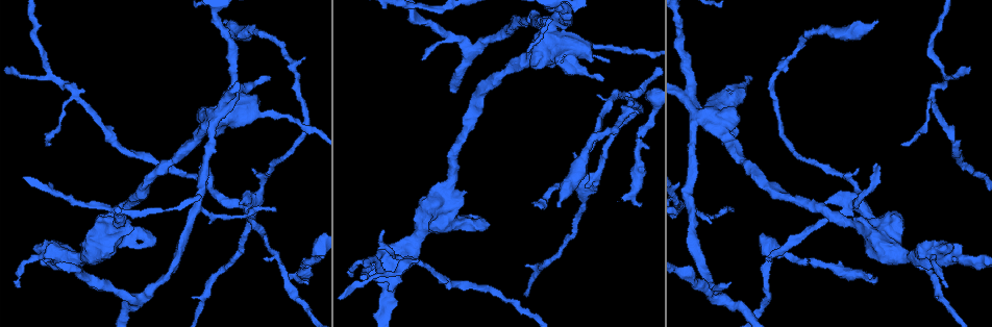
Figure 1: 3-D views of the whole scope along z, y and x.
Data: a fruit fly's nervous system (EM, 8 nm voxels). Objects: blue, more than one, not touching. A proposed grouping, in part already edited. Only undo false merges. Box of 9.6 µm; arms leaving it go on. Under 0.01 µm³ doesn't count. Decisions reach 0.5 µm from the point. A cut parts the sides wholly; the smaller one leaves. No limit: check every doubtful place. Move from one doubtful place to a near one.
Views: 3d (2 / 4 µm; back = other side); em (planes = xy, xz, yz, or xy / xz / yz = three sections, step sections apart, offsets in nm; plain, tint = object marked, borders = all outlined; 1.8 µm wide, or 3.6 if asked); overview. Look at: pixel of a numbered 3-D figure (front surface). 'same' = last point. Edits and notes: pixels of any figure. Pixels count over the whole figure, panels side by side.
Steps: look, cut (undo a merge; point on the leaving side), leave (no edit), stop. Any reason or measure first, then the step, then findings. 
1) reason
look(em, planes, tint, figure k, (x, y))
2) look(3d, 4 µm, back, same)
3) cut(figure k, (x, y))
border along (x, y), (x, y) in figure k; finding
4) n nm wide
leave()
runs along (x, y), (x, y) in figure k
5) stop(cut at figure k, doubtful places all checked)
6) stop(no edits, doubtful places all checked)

thin neck
look(em, xz, step 4, tint, figure 1, (77, 100))

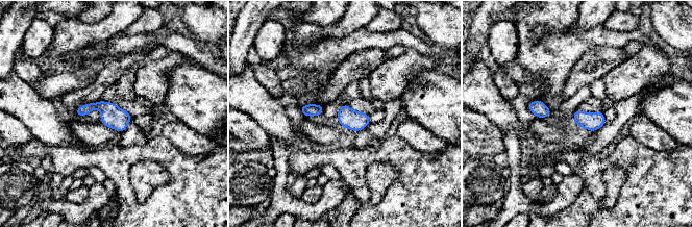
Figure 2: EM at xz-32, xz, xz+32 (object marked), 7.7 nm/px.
140 nm wide
leave()
all the same cell

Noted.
calibre changes
look(em, yz, step 8, tint, figure 1, (585, 183))

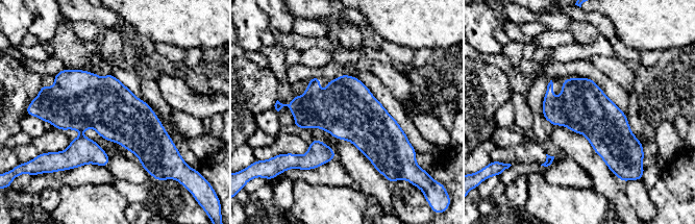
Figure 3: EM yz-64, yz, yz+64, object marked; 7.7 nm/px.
another direction
look(em, planes, tint, same)

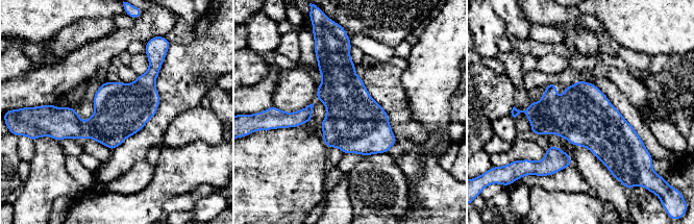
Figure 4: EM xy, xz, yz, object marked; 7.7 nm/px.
400 nm wide
cut(figure 4, (58, 123))
two cells meet here

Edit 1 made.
thick turns thin
look(em, 3.6 µm, planes, tint, figure 1, (549, 32))

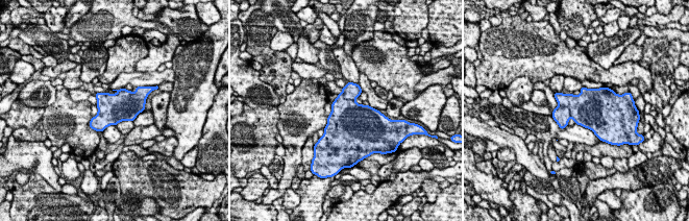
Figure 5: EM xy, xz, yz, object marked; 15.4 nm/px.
cut(figure 5, (561, 115))
border along (559, 104), (565, 105), (570, 116) in figure 5; two cells meet here

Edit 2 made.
sudden change in width
look(3d, 4 µm, figure 1, (720, 107))

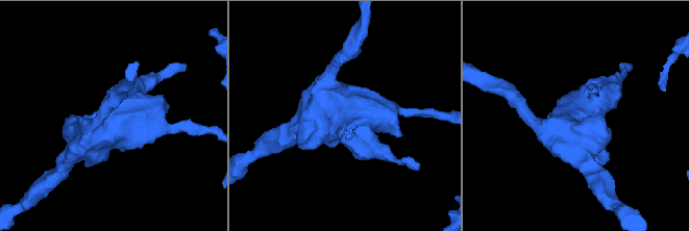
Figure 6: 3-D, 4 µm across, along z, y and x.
look(em, 3.6 µm, xz, step 8, tint, figure 6, (584, 114))

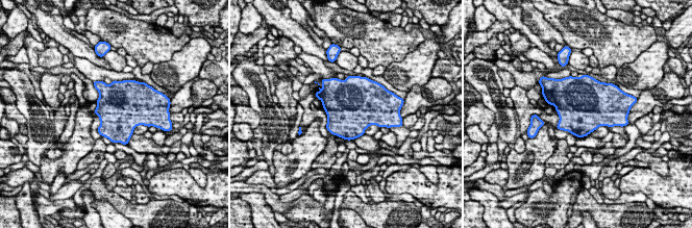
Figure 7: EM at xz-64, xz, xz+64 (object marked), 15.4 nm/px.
leave()
one cell here

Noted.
sudden change in width
look(em, yz, step 4, tint, figure 1, (865, 279))

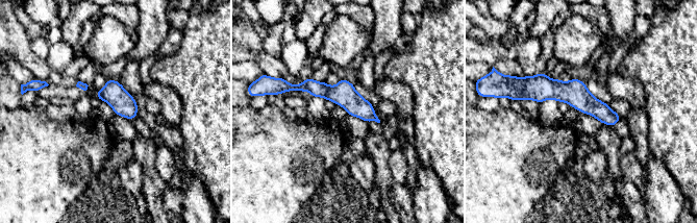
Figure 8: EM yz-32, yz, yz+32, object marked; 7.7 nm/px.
180 nm wide
leave()
all the same cell

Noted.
stop(cut at figure 4, cut at figure 5, doubtful places all checked)

